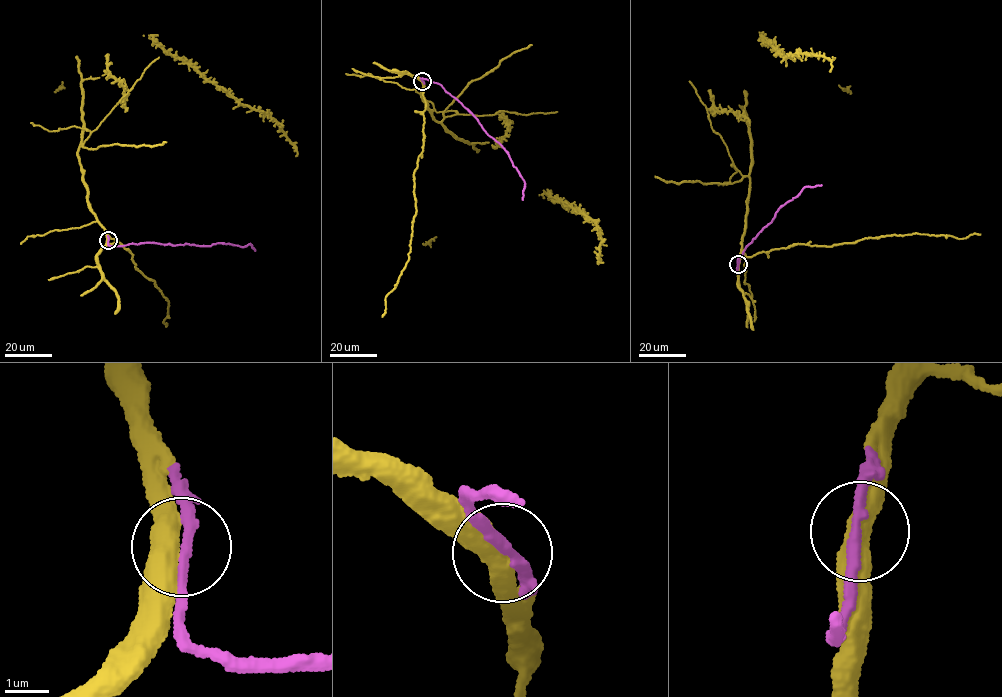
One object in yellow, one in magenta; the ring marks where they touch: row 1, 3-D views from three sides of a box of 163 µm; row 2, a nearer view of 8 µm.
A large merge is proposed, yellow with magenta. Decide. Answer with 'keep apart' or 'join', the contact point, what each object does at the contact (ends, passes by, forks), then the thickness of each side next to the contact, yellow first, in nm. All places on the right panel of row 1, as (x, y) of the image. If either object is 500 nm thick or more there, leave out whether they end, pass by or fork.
join; at (738, 264); yellow passes by; magenta passes by; 480 nm thick on the yellow side, 200 nm on the other

